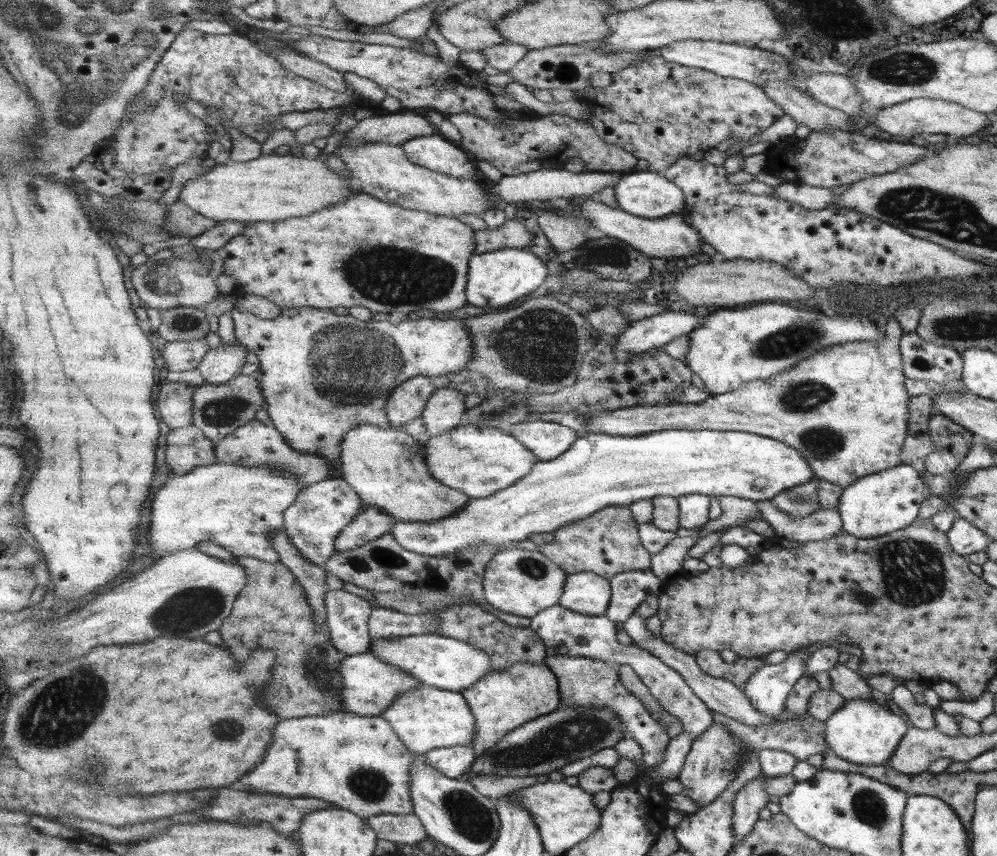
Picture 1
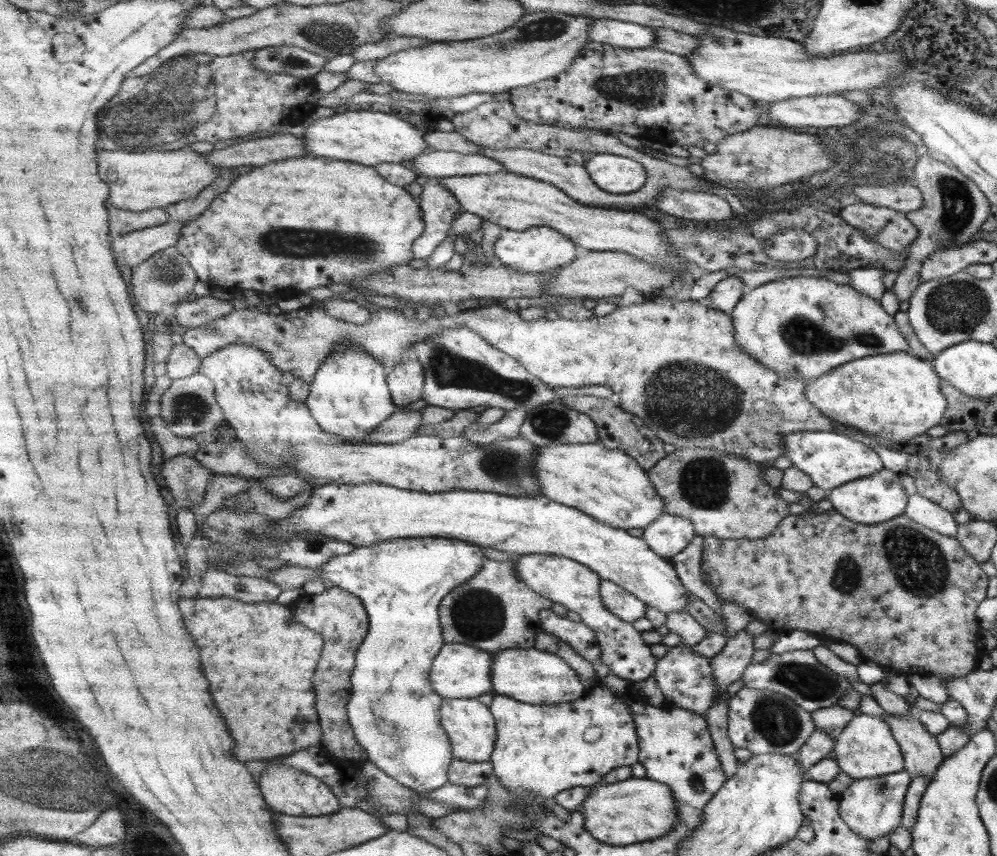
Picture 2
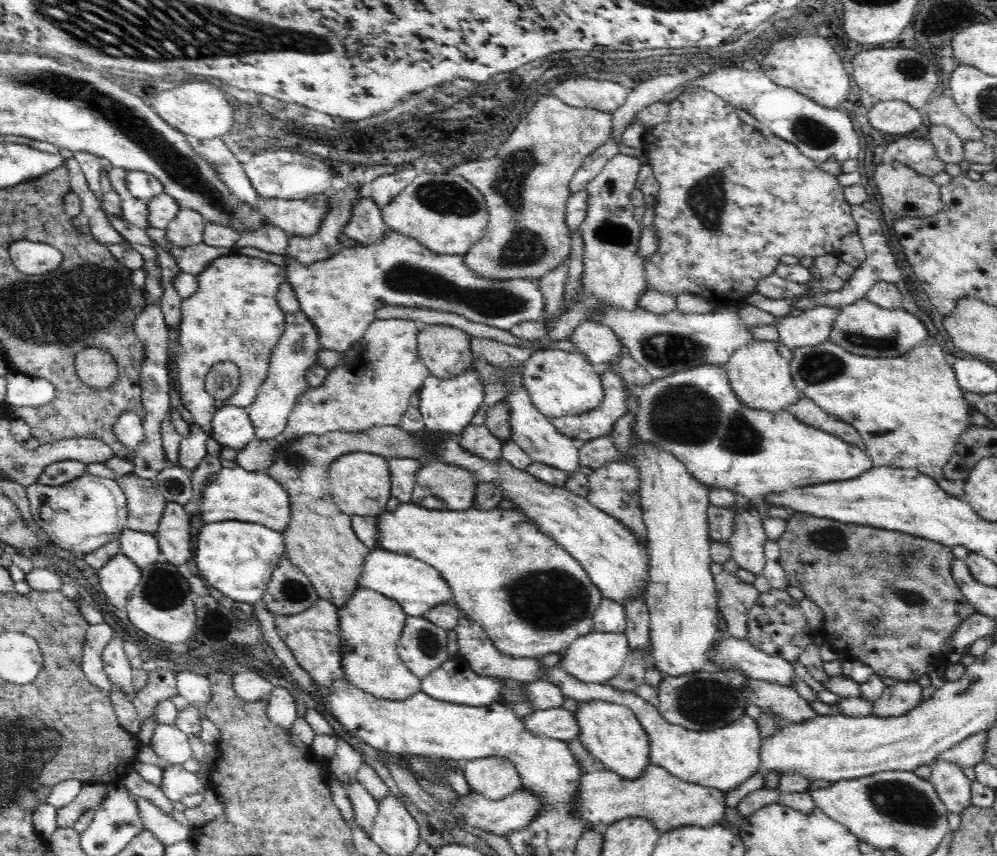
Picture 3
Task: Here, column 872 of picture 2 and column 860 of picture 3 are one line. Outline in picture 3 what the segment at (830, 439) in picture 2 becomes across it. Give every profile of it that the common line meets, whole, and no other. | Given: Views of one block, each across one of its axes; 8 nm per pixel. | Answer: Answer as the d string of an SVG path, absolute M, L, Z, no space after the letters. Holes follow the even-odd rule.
M714 365L697 366L696 368L683 370L663 379L655 379L643 387L632 387L632 392L637 394L637 414L634 418L632 433L630 441L628 442L628 450L626 453L620 453L619 450L619 454L621 454L623 459L626 459L626 462L630 462L631 464L636 462L636 456L638 456L637 446L640 443L642 443L642 445L652 445L652 447L658 447L659 450L664 450L667 454L672 454L685 469L690 472L690 476L694 477L694 479L702 483L702 485L706 485L710 490L730 490L740 496L744 501L753 499L764 500L770 495L785 493L788 489L799 489L805 486L814 486L827 482L845 481L856 478L858 475L866 472L866 470L873 468L872 460L870 456L867 456L867 452L863 452L860 448L856 447L856 445L848 445L848 443L840 440L840 438L835 438L833 435L822 432L822 430L814 429L812 426L799 422L799 420L792 414L789 414L787 410L772 413L747 408L737 396L732 393L724 367L716 367Z

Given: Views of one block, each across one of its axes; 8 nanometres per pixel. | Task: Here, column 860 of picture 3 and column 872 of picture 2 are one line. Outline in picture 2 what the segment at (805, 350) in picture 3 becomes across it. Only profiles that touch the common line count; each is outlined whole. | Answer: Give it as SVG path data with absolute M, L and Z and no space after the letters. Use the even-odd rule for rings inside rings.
M899 350L844 360L842 365L806 384L805 399L831 421L857 428L863 435L873 435L886 446L889 440L907 441L939 425L947 403L939 392L938 381L926 360Z

